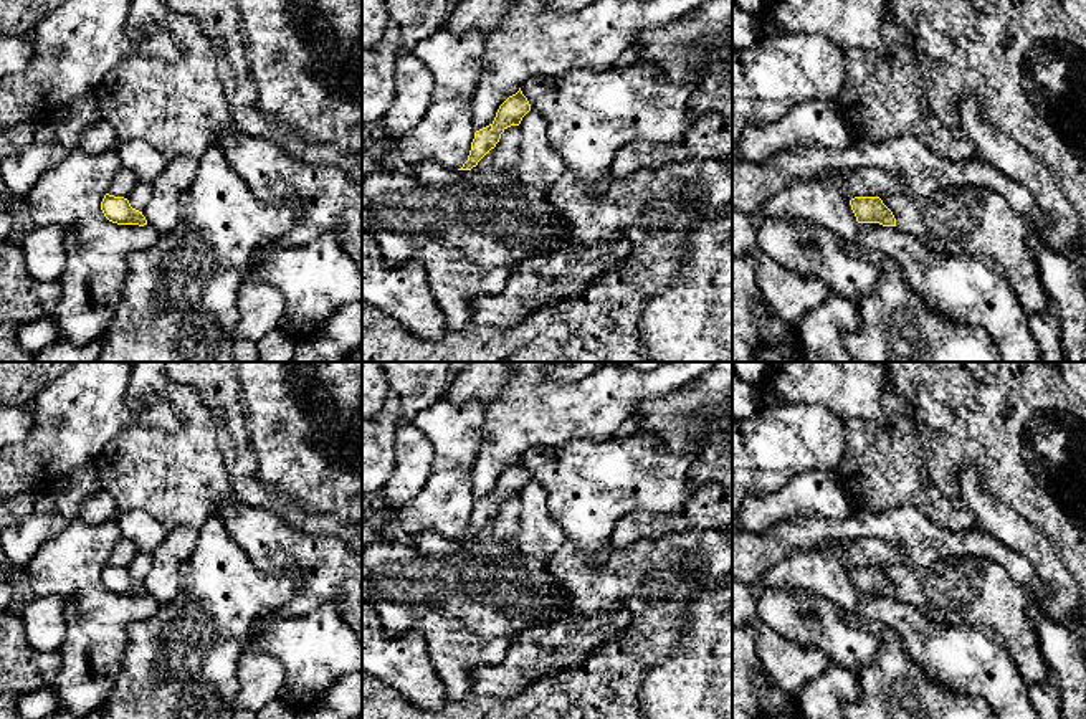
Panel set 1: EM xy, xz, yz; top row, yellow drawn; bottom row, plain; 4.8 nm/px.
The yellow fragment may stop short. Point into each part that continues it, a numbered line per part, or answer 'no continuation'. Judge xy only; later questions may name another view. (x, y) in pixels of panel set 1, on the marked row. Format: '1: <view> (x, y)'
no continuation

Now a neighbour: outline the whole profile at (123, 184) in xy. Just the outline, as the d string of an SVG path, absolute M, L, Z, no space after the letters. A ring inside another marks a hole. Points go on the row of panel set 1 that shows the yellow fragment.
M121 167L114 179L111 180L107 193L127 198L137 183L139 182L134 177L134 174Z

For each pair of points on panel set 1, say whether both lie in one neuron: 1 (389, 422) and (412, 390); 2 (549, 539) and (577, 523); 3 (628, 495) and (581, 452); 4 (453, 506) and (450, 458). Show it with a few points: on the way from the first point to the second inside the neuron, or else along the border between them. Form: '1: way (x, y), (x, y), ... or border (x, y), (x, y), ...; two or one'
1: way (392, 414), (405, 399); one
2: border (546, 496), (549, 514), (566, 539); two
3: way (617, 483), (592, 463); one
4: way (450, 495), (450, 470); one

